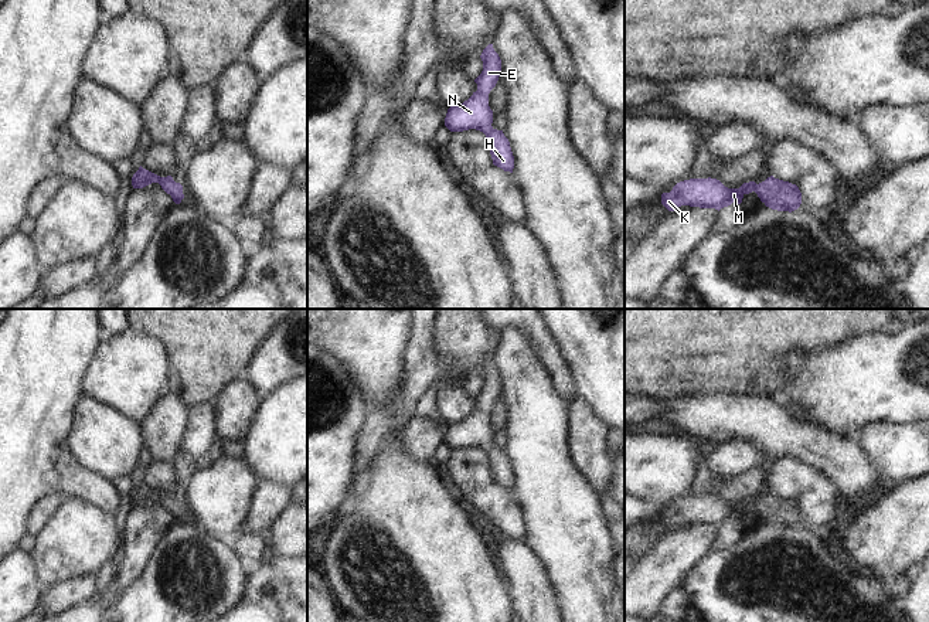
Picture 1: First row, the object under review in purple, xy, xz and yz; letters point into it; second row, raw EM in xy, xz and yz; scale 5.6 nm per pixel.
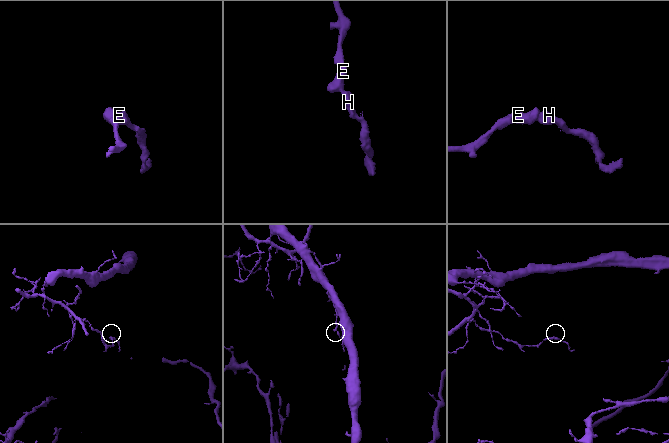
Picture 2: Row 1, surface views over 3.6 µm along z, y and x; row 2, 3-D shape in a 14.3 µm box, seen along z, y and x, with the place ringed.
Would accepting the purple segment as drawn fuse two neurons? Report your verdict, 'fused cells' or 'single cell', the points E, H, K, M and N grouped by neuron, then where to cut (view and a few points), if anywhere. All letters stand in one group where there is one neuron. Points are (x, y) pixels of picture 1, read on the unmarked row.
single cell; E H K M N; no cut

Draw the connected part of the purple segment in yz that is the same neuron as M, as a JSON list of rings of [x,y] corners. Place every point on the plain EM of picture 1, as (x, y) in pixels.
[[[768,494],[756,502],[743,500],[739,506],[728,506],[717,496],[690,496],[677,500],[670,510],[661,511],[661,521],[668,528],[681,523],[721,527],[734,519],[742,520],[745,511],[755,509],[760,519],[777,528],[794,528],[802,521],[802,510],[796,502]]]

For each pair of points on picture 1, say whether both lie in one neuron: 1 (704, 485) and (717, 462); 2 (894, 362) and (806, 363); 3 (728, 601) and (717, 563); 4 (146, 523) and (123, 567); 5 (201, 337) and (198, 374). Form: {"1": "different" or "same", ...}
{"1": "different", "2": "same", "3": "same", "4": "same", "5": "same"}

